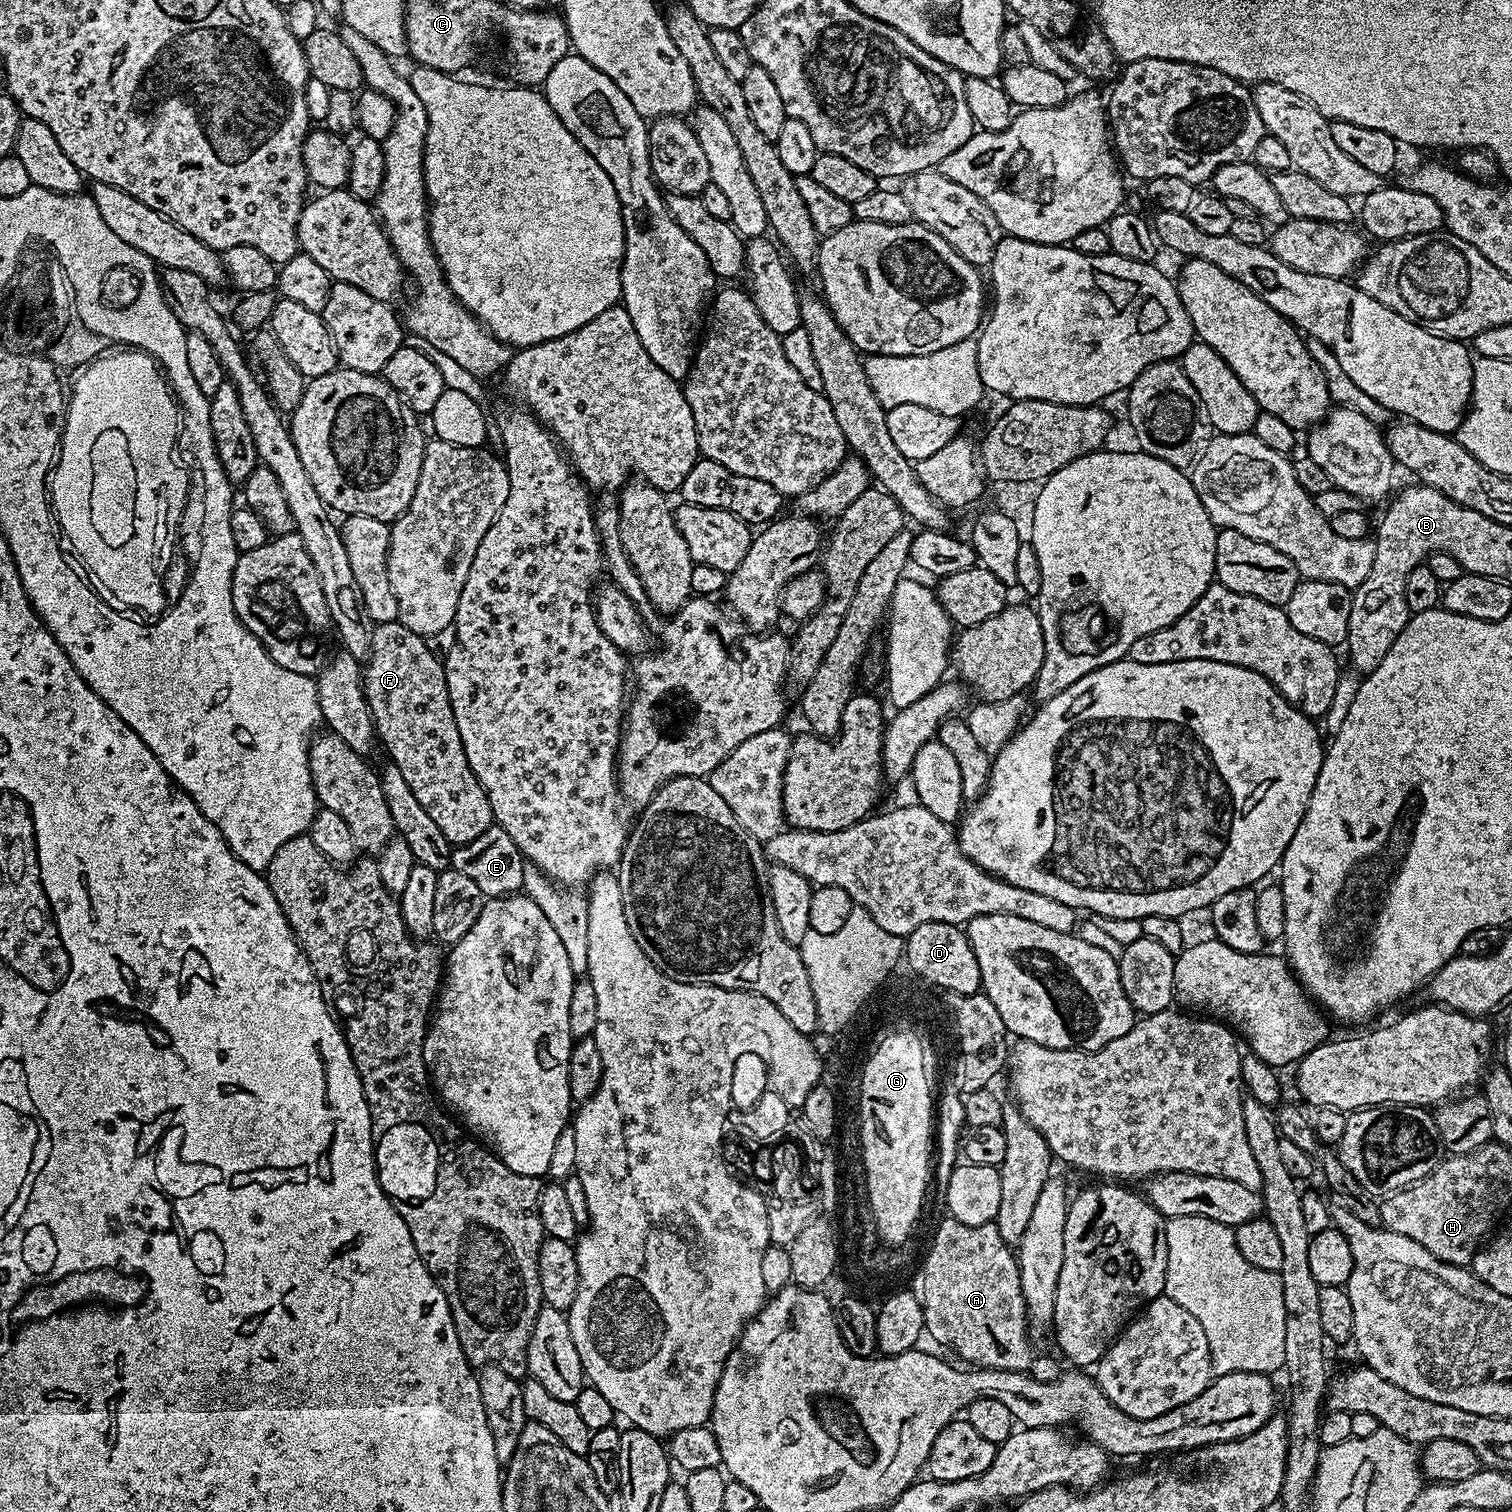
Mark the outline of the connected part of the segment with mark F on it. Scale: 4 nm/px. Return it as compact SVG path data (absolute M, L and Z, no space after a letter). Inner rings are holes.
M397 619L375 625L372 650L362 671L364 693L379 743L388 751L387 759L402 770L402 778L406 778L410 790L414 790L414 798L422 802L422 810L434 818L438 830L446 834L453 846L474 842L478 834L486 834L486 830L494 824L490 798L486 798L484 787L478 782L474 770L470 770L470 762L466 762L466 750L462 746L462 734L458 734L458 722L454 722L441 657L434 655L425 637L414 634L414 630Z

